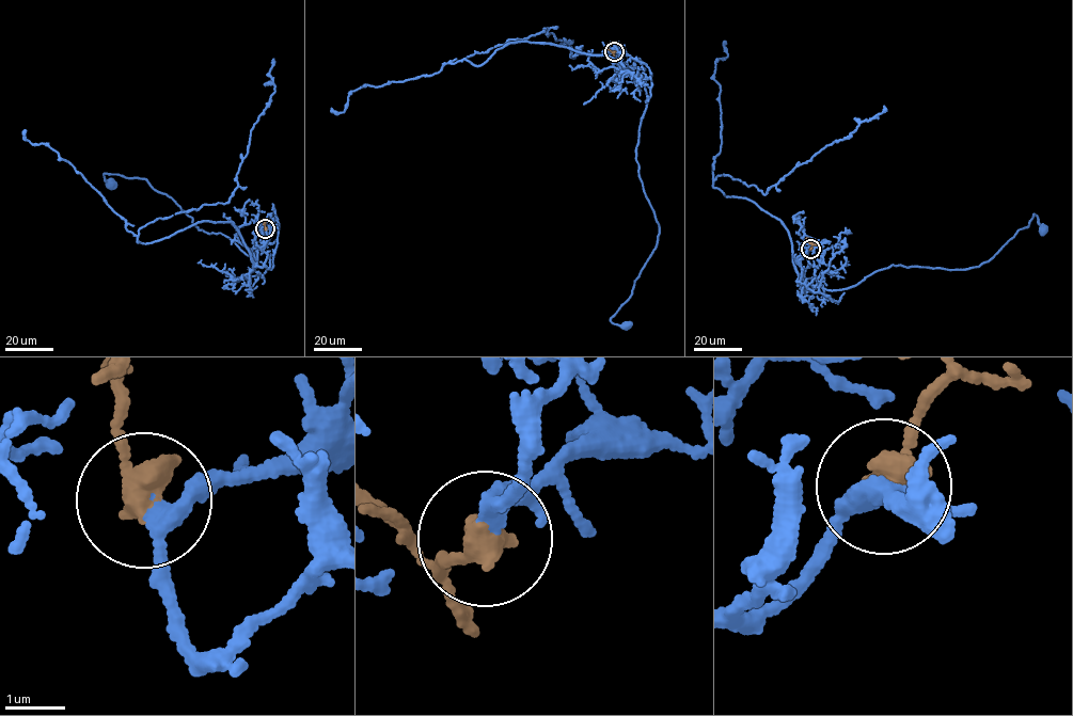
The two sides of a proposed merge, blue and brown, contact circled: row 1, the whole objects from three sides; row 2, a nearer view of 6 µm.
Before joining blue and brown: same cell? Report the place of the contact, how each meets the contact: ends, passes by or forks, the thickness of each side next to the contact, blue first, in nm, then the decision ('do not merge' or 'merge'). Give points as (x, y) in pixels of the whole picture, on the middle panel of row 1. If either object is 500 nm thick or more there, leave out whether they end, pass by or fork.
at (614, 51); 280 nm thick on the blue side, 550 nm on the other; merge

